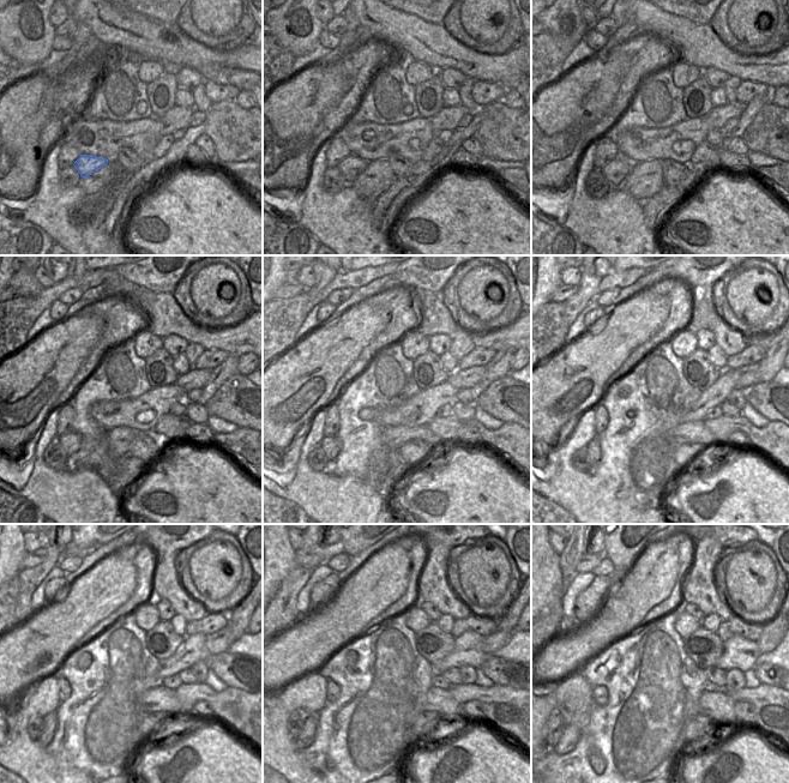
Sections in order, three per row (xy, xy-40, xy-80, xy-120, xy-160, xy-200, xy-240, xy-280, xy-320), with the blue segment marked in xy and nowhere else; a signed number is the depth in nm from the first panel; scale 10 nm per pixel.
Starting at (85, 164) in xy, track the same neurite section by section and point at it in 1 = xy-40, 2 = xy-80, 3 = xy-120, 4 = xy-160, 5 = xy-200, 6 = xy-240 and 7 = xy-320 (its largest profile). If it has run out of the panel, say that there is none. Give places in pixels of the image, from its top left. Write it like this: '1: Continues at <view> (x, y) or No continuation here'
1: Continues at xy-40 (353, 166)
2: Continues at xy-80 (615, 172)
3: Continues at xy-120 (70, 444)
4: Continues at xy-160 (331, 445)
5: Continues at xy-200 (594, 450)
6: Continues at xy-240 (50, 721)
7: Continues at xy-320 (571, 735).

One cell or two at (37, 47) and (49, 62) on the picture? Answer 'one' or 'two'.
two

